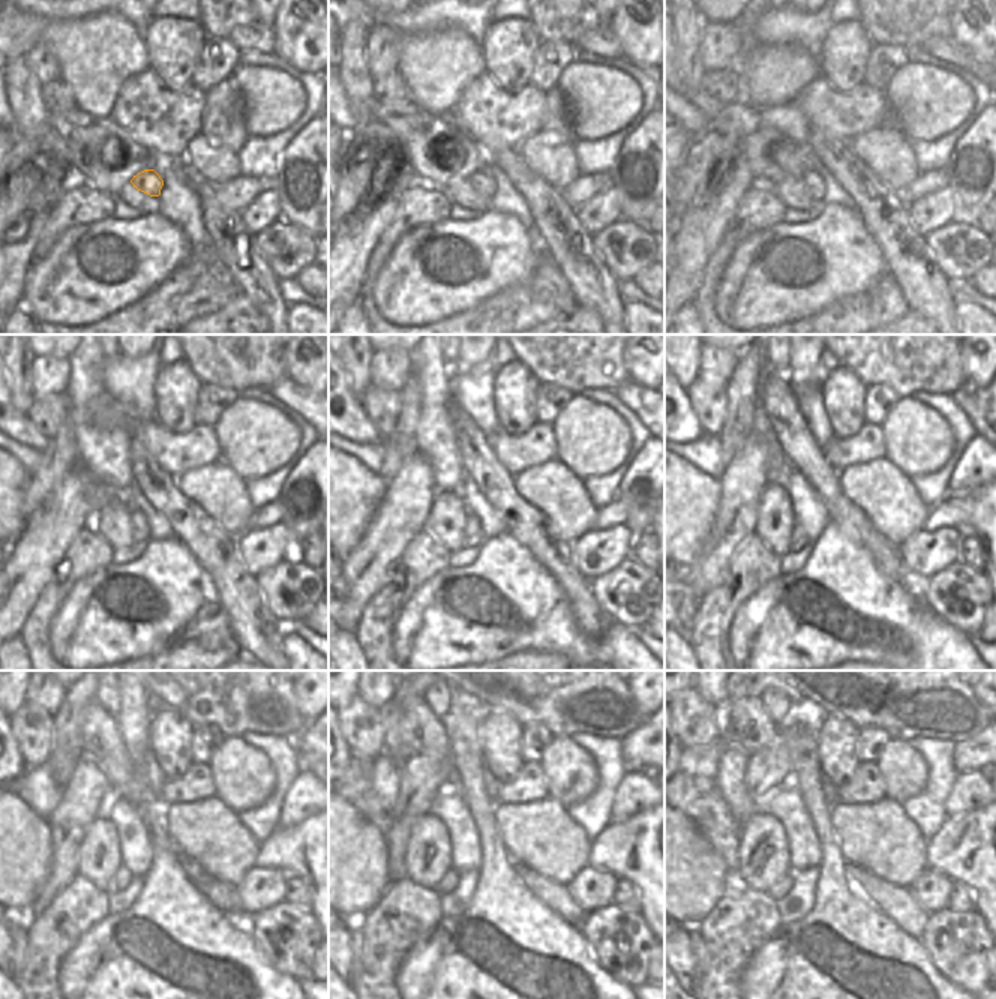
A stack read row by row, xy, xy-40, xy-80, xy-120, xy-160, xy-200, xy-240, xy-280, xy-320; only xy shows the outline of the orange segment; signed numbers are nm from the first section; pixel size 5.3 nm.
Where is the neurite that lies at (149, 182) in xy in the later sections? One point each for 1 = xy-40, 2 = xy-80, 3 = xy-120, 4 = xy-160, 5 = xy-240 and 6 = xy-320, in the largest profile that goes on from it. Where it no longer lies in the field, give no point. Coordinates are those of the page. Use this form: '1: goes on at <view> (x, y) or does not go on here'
1: goes on at xy-40 (482, 182)
2: goes on at xy-80 (813, 183)
3: goes on at xy-120 (138, 524)
4: goes on at xy-160 (473, 534)
5: goes on at xy-240 (122, 878)
6: goes on at xy-320 (780, 888)

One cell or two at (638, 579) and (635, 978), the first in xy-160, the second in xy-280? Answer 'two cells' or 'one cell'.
one cell

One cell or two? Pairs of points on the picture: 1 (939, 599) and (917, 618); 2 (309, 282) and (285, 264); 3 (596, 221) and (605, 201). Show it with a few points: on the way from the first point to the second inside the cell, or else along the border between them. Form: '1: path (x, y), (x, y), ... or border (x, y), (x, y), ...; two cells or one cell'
1: border (917, 588), (921, 600), (936, 615), (957, 629); two cells
2: border (312, 261), (294, 276); two cells
3: path (596, 216), (605, 206); one cell

